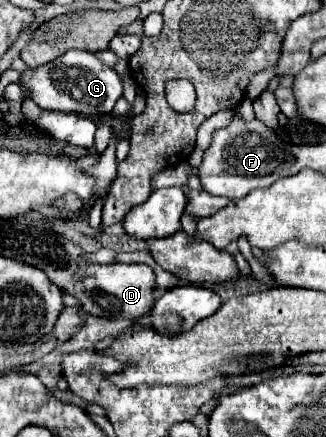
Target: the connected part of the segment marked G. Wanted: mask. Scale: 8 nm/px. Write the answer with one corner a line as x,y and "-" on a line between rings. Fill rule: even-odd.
69,50
61,58
43,64
41,68
23,72
21,84
29,90
27,98
35,100
43,110
75,112
83,116
109,114
115,102
123,96
123,82
119,74
105,66
95,54
85,50

